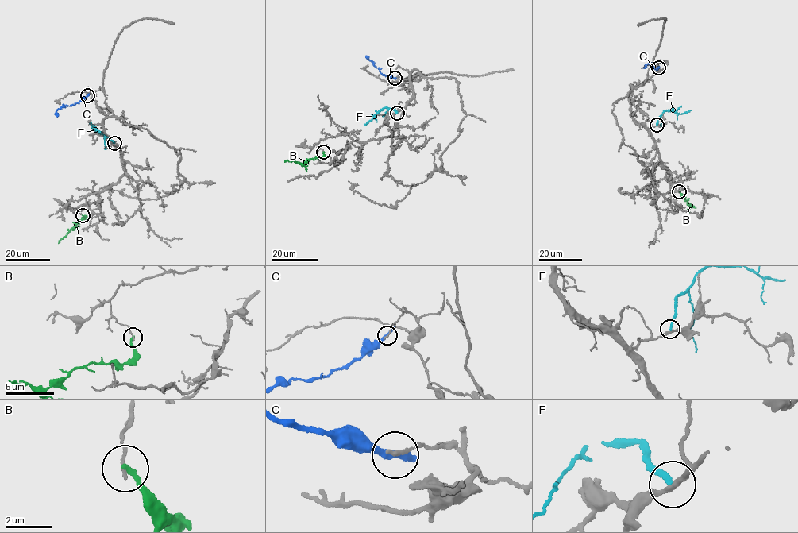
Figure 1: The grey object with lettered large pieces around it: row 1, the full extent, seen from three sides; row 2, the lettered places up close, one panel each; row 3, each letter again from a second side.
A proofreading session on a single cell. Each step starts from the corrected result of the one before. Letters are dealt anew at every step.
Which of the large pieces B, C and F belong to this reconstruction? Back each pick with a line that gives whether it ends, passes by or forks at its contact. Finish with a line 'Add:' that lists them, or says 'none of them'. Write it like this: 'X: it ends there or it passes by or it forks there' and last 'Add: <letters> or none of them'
Add: none of them

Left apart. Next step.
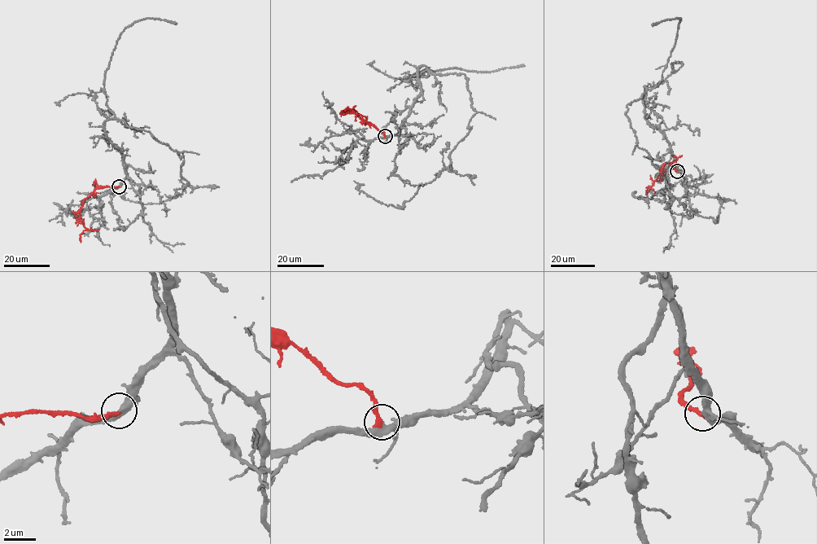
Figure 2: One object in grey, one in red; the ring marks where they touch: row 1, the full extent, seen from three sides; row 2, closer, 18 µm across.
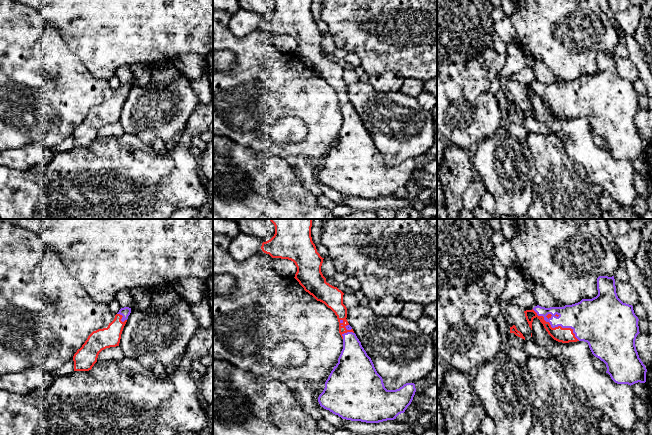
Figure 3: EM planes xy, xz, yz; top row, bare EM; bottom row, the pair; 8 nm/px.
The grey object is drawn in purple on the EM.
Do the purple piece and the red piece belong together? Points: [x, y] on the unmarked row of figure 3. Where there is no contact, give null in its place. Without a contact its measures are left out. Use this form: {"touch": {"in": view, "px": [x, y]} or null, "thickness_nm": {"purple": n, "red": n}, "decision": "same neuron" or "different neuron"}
{"touch": {"in": "yz", "px": [556, 102]}, "thickness_nm": {"purple": 280, "red": 130}, "decision": "same neuron"}

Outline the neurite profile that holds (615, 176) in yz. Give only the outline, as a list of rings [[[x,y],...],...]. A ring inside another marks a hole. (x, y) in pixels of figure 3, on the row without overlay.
[[[537,93],[532,98],[532,115],[539,122],[543,123],[550,130],[551,134],[563,142],[566,153],[571,160],[581,164],[585,168],[590,183],[600,185],[623,207],[633,207],[638,194],[633,182],[635,170],[632,163],[628,160],[617,160],[611,155],[608,149],[598,147],[593,141],[593,130],[587,118],[558,118],[548,110]]]

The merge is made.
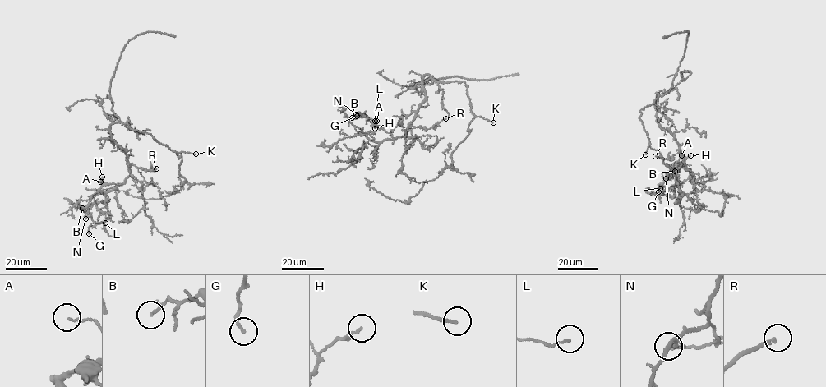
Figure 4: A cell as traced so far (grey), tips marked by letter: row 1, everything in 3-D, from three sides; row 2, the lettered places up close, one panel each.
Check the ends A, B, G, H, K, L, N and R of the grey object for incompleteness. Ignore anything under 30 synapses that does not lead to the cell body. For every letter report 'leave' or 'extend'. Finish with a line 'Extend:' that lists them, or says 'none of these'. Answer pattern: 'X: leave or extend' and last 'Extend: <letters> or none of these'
A: leave
B: leave
G: leave
H: leave
K: extend
L: leave
N: leave
R: extend
Extend: K, R

